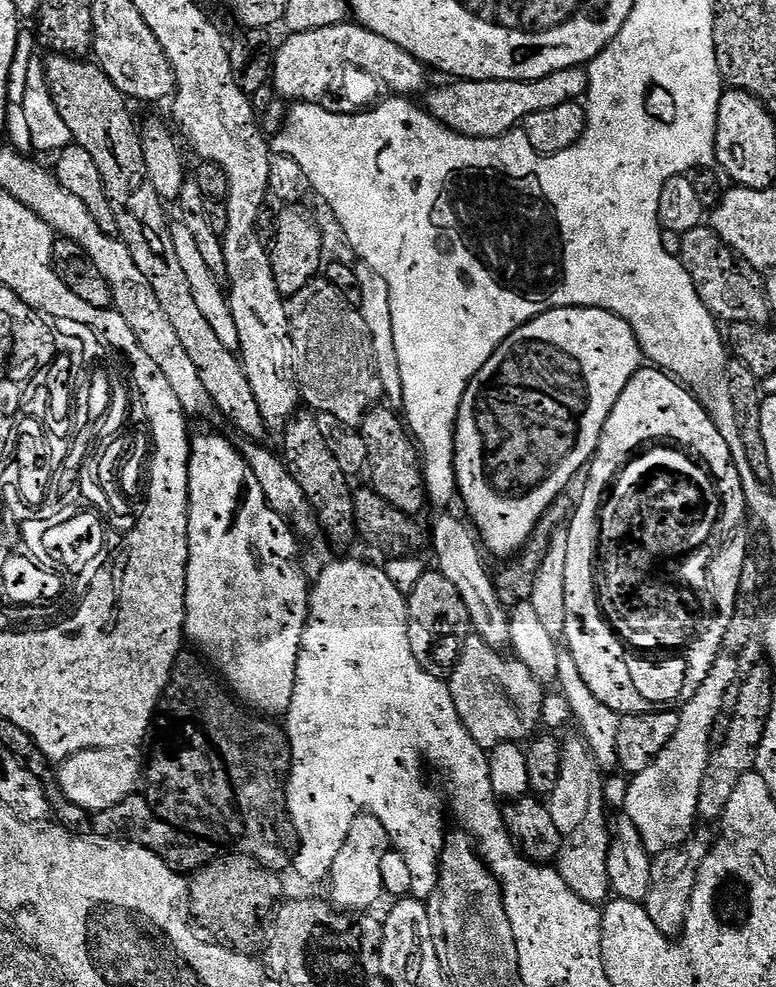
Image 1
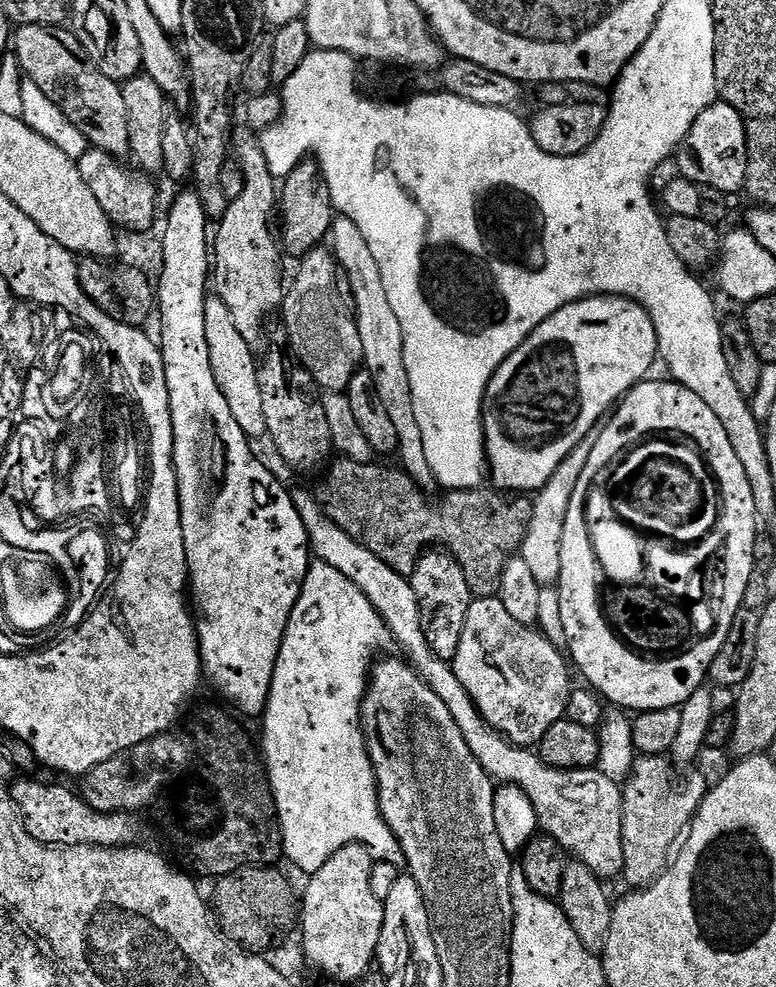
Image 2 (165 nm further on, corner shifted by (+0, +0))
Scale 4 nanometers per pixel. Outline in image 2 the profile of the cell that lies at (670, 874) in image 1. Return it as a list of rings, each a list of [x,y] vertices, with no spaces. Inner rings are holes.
[[[637,755],[632,773],[622,785],[622,880],[629,884],[629,889],[646,888],[659,878],[669,863],[674,845],[685,835],[708,794],[710,784],[704,781],[702,773],[676,776],[675,770],[668,756]]]

